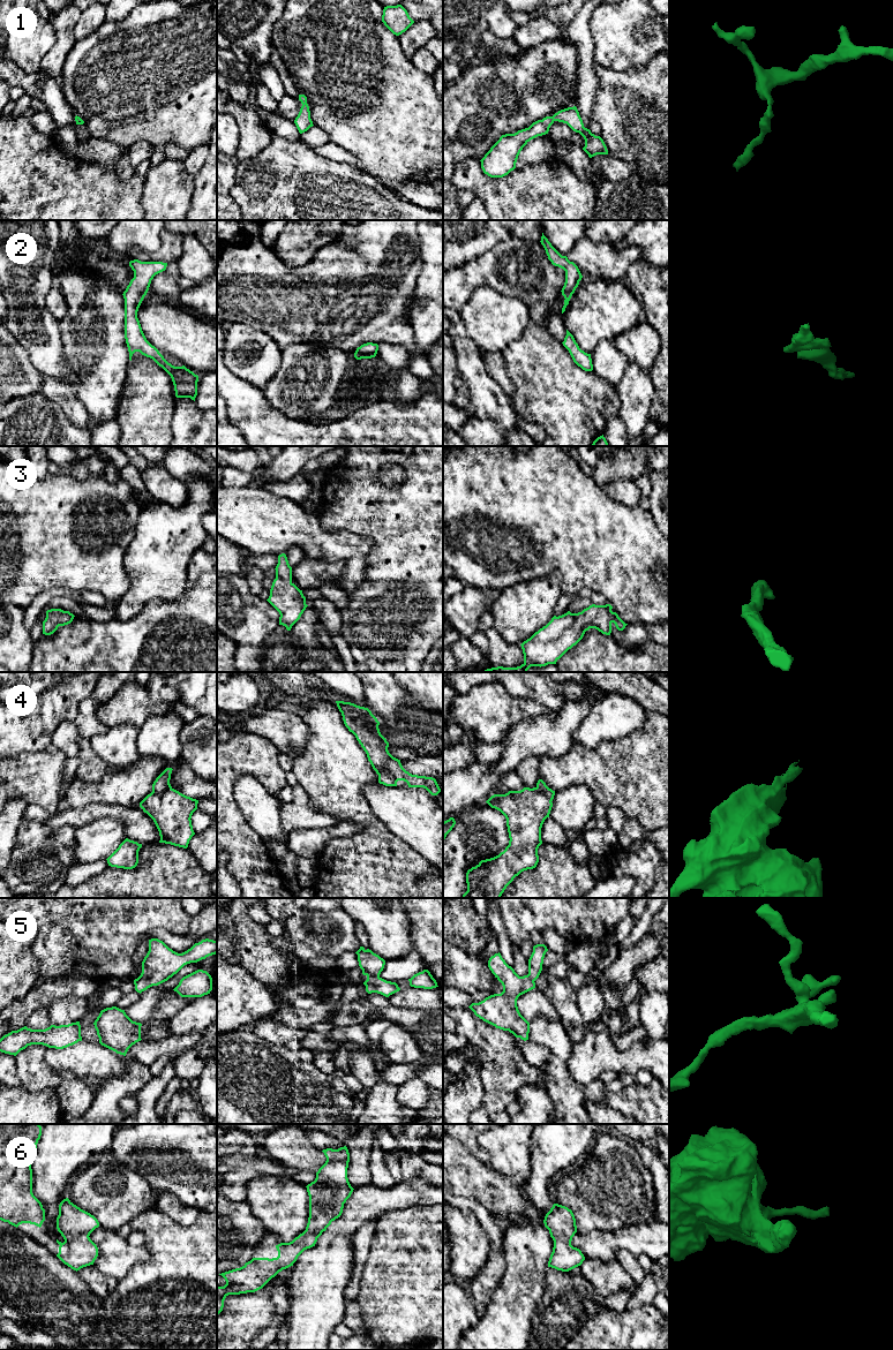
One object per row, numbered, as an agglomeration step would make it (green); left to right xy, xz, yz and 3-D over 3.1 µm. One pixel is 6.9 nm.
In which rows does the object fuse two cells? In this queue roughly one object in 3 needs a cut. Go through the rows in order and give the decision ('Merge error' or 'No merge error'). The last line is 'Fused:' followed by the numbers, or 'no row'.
1: No merge error
2: No merge error
3: No merge error
4: No merge error
5: No merge error
6: No merge error
Fused: no row

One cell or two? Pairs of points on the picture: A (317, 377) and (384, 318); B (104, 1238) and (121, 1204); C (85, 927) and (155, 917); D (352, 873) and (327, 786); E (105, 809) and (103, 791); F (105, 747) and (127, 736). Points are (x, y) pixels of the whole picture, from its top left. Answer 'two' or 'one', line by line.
A: two
B: two
C: one
D: one
E: two
F: one

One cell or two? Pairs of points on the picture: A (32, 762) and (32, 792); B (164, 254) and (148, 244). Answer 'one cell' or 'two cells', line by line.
A: one cell
B: two cells

